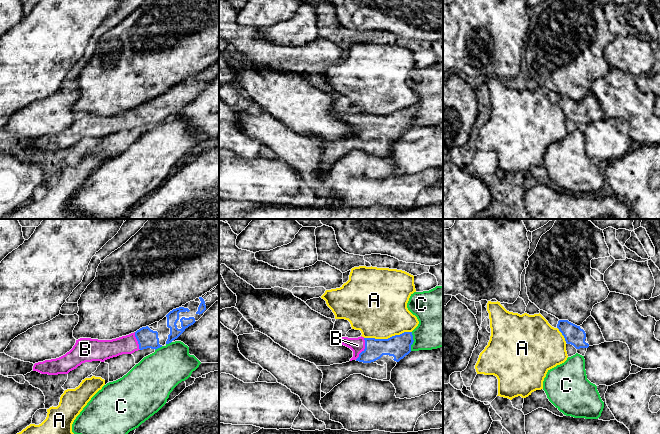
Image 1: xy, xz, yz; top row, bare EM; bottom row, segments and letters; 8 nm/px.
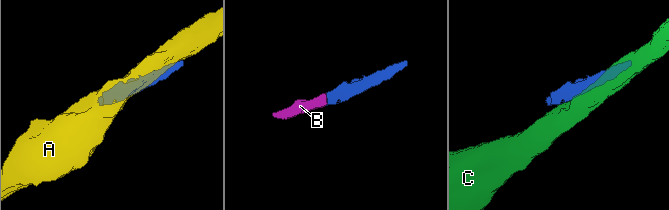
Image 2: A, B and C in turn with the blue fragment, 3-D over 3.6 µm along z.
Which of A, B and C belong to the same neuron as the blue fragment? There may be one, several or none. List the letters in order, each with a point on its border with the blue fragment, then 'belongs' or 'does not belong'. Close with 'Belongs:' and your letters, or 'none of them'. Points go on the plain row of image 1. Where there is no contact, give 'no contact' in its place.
A: xz (388, 114) | does not belong
B: xz (364, 125) | belongs
C: xz (413, 117) | does not belong
Belongs: B

